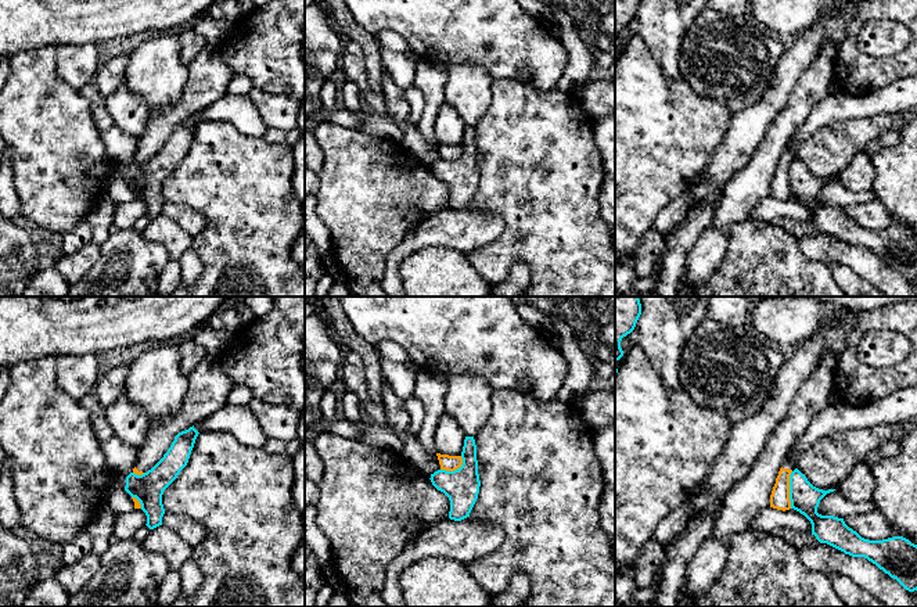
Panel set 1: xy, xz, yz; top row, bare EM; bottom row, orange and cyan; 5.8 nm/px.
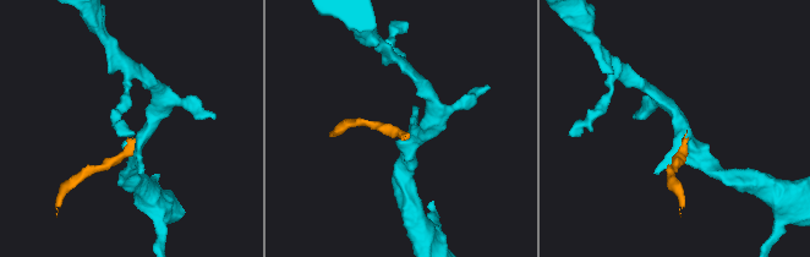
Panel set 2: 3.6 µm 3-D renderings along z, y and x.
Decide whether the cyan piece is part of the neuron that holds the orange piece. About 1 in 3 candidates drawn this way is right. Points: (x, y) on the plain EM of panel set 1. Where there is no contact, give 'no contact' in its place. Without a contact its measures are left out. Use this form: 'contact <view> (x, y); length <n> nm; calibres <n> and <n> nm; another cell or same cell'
contact yz (788, 179); length 220 nm; calibres 110 and 170 nm; another cell

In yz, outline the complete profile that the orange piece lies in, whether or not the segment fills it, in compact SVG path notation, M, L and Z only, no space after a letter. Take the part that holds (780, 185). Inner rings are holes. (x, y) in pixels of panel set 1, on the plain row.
M787 147L783 152L783 157L778 161L776 168L776 173L773 176L770 184L770 197L777 200L790 200L791 190L790 190L790 165L796 158L796 154L792 151L791 147Z

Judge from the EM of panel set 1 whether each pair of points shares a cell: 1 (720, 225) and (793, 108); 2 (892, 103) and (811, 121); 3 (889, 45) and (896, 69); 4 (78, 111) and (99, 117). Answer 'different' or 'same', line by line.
1: same
2: same
3: different
4: different

